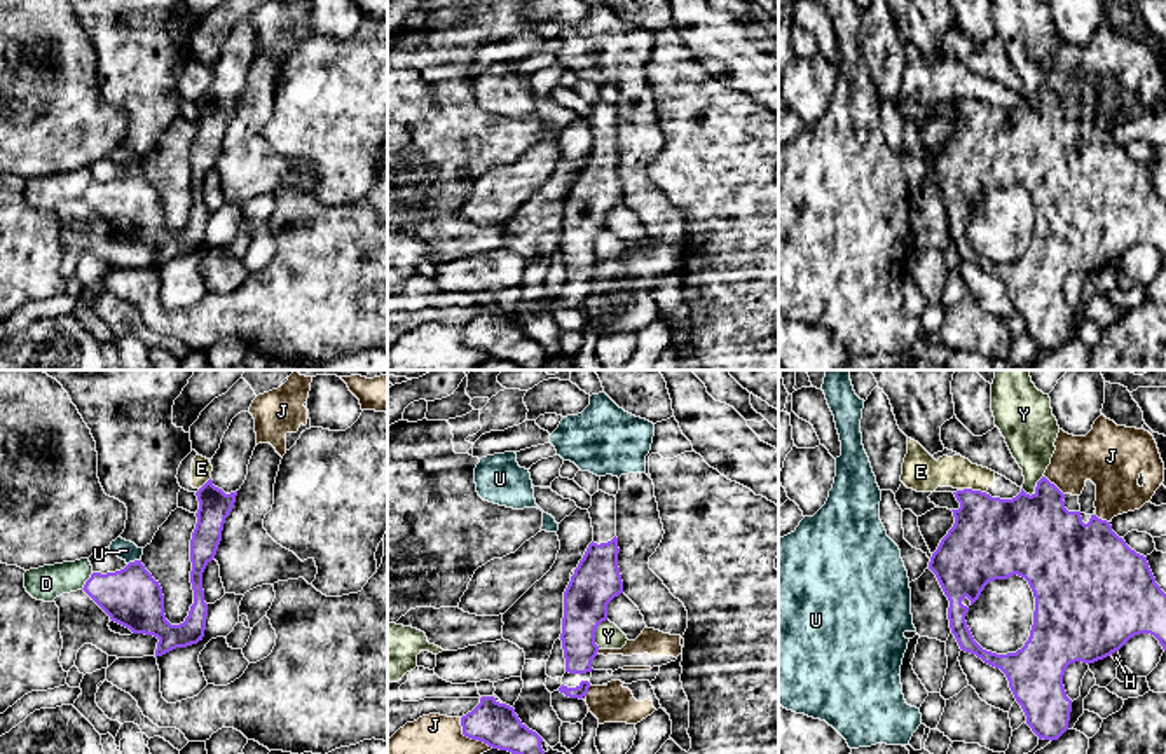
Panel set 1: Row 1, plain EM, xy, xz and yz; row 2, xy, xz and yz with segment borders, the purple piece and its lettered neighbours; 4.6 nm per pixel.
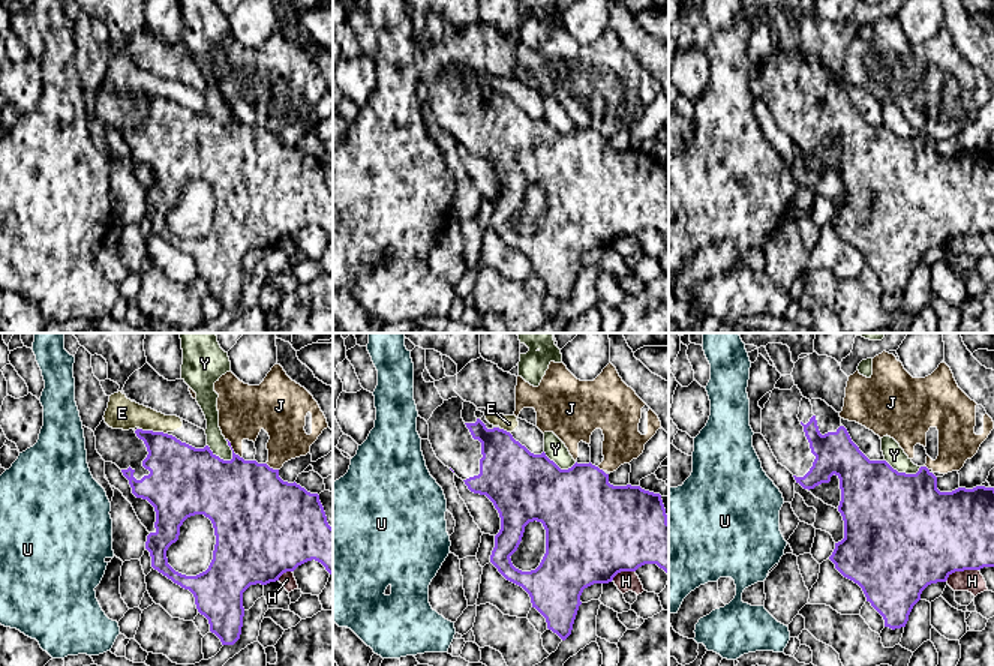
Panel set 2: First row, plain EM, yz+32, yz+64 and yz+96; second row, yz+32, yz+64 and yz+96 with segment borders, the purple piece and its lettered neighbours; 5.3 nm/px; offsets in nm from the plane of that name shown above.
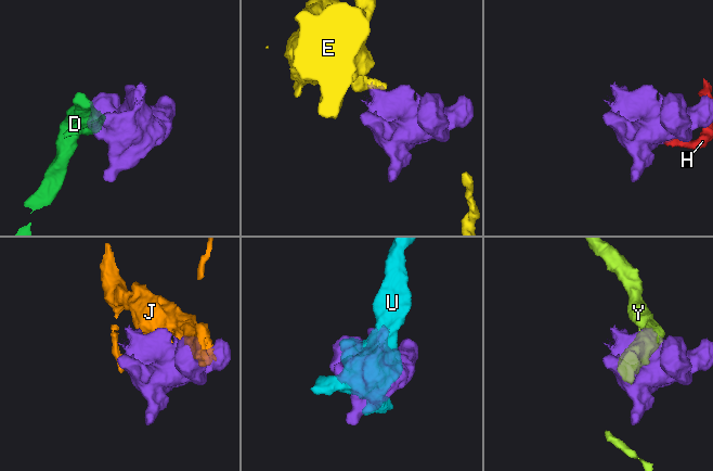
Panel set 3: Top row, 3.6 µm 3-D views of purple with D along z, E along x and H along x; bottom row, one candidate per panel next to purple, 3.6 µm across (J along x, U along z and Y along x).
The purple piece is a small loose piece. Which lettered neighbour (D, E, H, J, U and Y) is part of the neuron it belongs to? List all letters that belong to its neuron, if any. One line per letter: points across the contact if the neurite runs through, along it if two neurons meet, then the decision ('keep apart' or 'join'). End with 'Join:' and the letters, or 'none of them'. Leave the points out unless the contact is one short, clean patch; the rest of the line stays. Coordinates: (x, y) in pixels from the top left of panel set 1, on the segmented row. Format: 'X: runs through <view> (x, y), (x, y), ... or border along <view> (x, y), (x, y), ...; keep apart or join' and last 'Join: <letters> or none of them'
D: keep apart
E: border along yz (964, 487), (985, 493); keep apart
H: border along yz (1117, 650), (1109, 655); keep apart
J: keep apart
U: border along xy (140, 559), (128, 564); keep apart
Y: keep apart
Join: none of them

